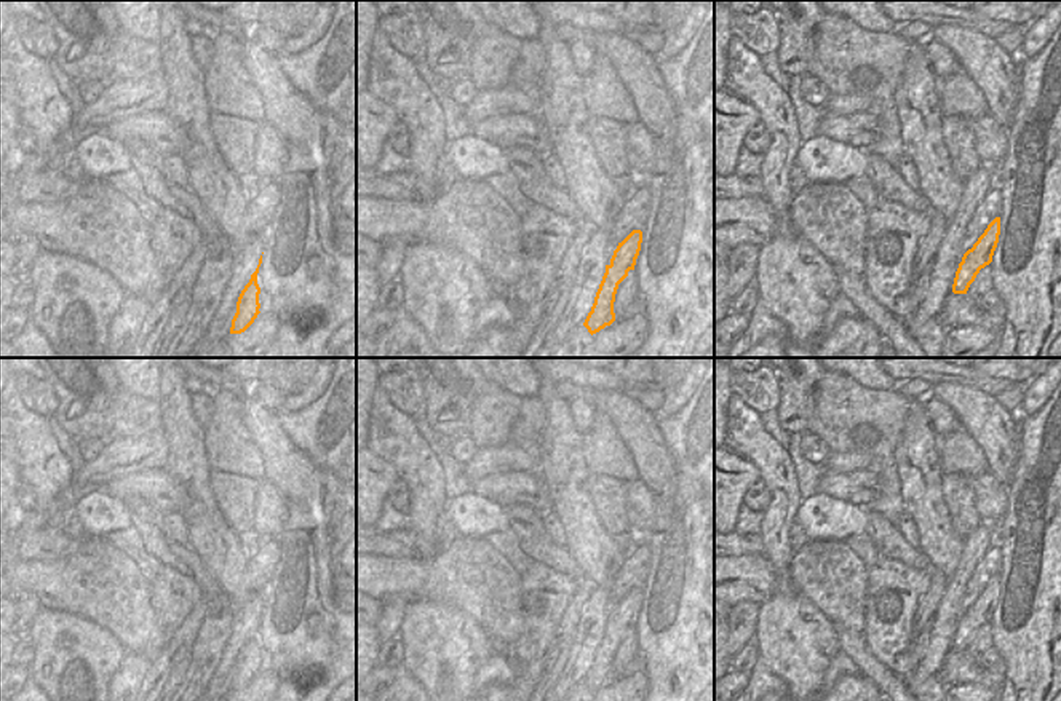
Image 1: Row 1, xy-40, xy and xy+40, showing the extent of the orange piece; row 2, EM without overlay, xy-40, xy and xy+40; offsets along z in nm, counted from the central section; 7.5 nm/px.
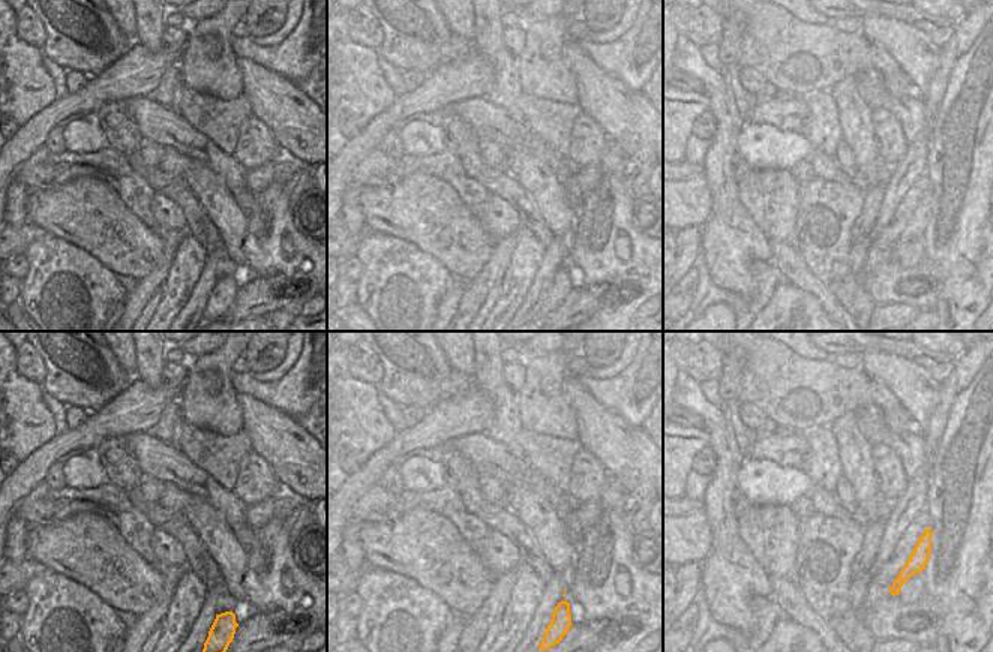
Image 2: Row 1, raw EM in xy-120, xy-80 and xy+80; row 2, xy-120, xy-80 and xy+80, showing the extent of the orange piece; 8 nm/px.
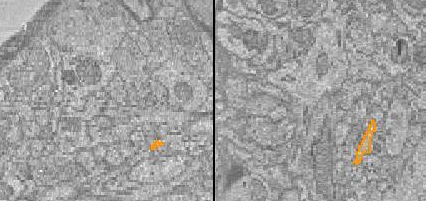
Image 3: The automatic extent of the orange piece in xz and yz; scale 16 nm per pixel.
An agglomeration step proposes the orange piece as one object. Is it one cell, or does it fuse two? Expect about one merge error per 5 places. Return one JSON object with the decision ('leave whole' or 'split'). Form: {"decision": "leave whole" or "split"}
{"decision": "leave whole"}

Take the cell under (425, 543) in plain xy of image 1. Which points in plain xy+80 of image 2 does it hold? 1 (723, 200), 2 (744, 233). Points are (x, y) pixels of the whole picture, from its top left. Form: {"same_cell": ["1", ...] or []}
{"same_cell": ["1", "2"]}

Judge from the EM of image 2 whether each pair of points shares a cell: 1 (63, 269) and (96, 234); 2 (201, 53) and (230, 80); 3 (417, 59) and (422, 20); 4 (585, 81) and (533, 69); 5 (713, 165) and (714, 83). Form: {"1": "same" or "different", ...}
{"1": "different", "2": "same", "3": "same", "4": "different", "5": "same"}

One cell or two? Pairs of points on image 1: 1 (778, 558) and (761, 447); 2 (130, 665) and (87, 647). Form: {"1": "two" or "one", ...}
{"1": "one", "2": "two"}

